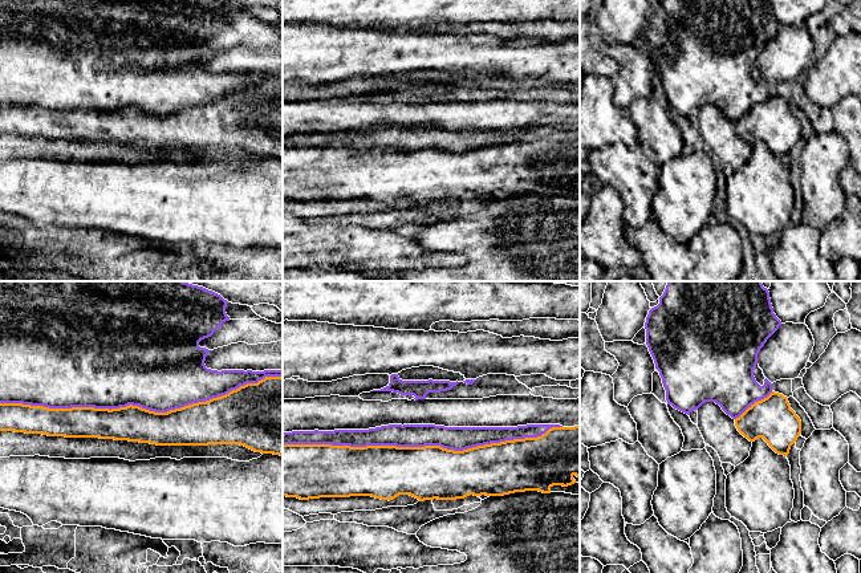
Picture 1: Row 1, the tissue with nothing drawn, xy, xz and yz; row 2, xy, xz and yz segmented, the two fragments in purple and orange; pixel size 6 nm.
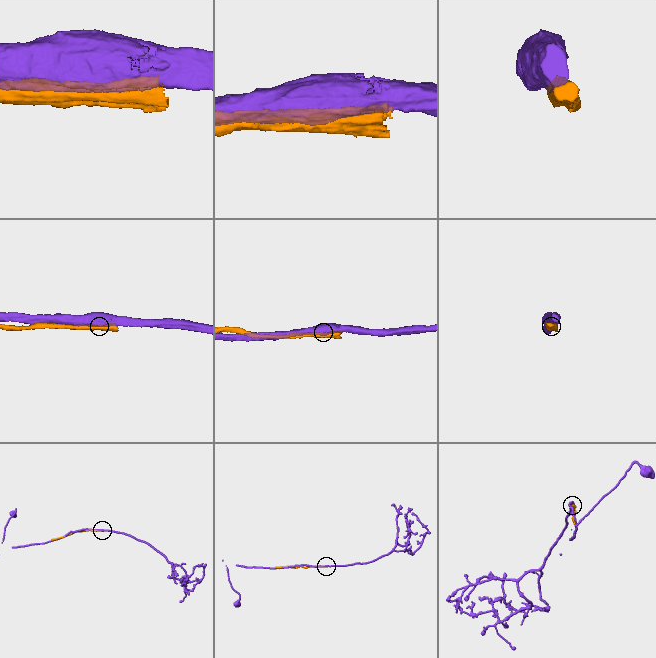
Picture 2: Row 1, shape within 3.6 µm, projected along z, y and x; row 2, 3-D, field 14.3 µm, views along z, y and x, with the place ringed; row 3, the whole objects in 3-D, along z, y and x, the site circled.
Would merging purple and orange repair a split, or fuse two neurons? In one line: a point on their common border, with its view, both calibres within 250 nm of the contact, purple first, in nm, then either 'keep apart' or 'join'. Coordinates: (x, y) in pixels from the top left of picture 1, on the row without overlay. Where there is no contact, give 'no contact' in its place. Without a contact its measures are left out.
xy (141, 109) | 500/220 nm | keep apart

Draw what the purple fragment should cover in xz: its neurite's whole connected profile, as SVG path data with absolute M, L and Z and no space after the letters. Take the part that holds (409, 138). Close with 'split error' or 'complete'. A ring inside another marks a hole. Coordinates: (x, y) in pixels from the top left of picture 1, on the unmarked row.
M389 127L369 133L292 134L283 137L283 147L332 149L440 149L447 153L500 146L513 142L537 141L560 127L527 127L517 130L444 130L435 127Z; complete

